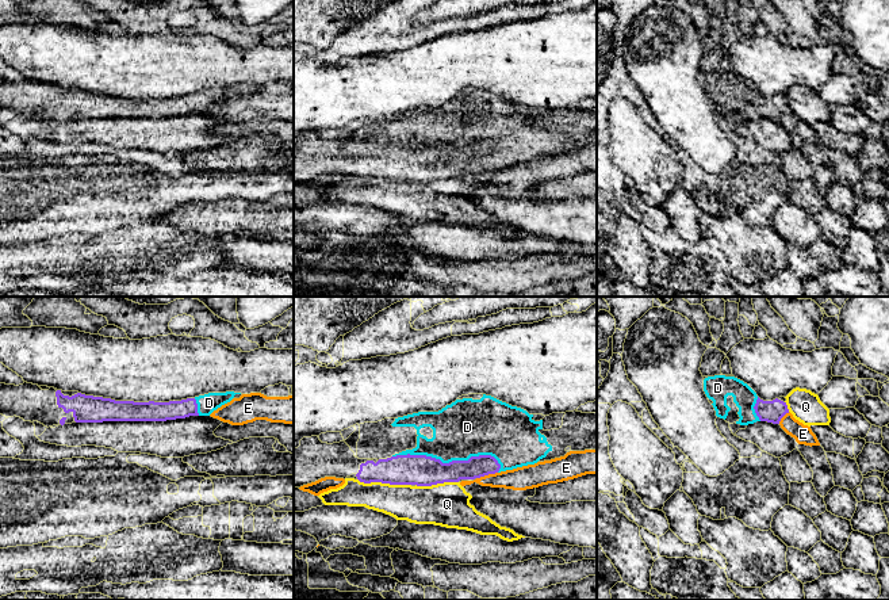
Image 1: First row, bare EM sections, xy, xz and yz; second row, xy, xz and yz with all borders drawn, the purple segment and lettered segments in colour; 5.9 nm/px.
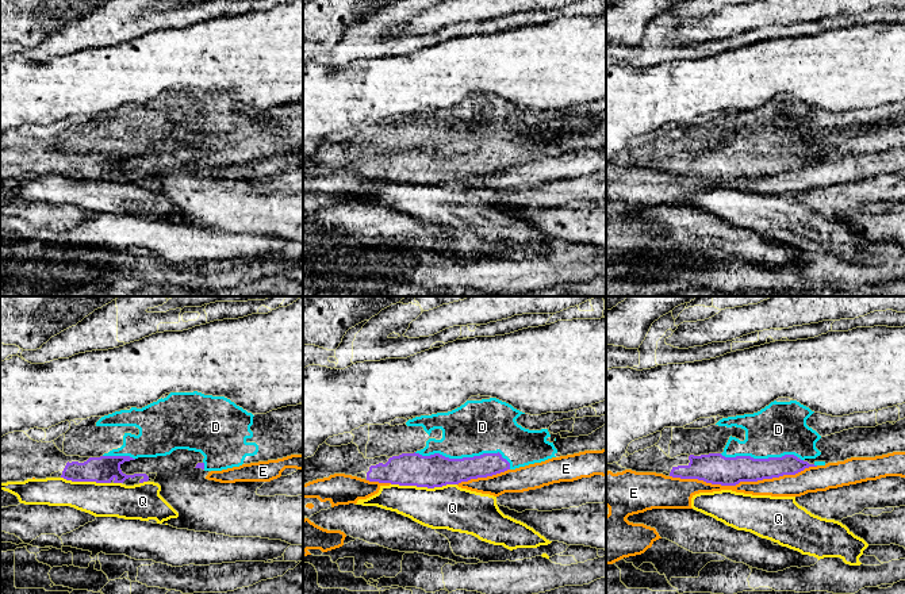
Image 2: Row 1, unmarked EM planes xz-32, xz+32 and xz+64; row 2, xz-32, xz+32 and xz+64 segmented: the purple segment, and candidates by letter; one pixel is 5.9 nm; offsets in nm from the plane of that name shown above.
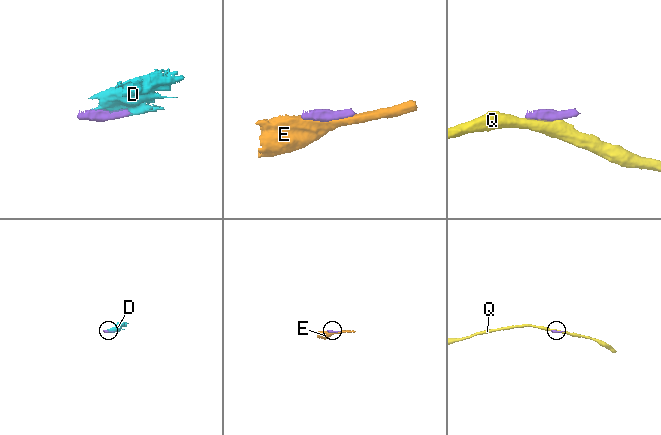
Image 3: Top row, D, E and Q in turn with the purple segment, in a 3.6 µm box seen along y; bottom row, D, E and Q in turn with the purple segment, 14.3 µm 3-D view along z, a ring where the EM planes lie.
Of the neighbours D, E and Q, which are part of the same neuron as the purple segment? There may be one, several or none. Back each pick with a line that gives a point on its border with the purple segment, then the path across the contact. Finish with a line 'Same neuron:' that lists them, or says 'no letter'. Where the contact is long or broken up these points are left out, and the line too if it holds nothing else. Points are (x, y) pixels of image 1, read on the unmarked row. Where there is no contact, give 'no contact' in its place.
D: xz (449, 159)
Same neuron: D

